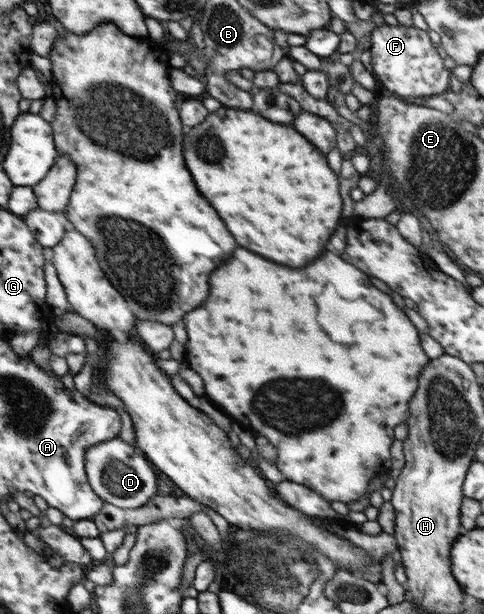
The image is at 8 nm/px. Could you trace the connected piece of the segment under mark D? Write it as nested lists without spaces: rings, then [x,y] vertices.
[[[117,437],[91,445],[87,452],[84,452],[84,460],[88,484],[105,503],[119,508],[137,508],[144,505],[149,497],[157,495],[155,469],[143,454],[137,454],[129,444]]]

